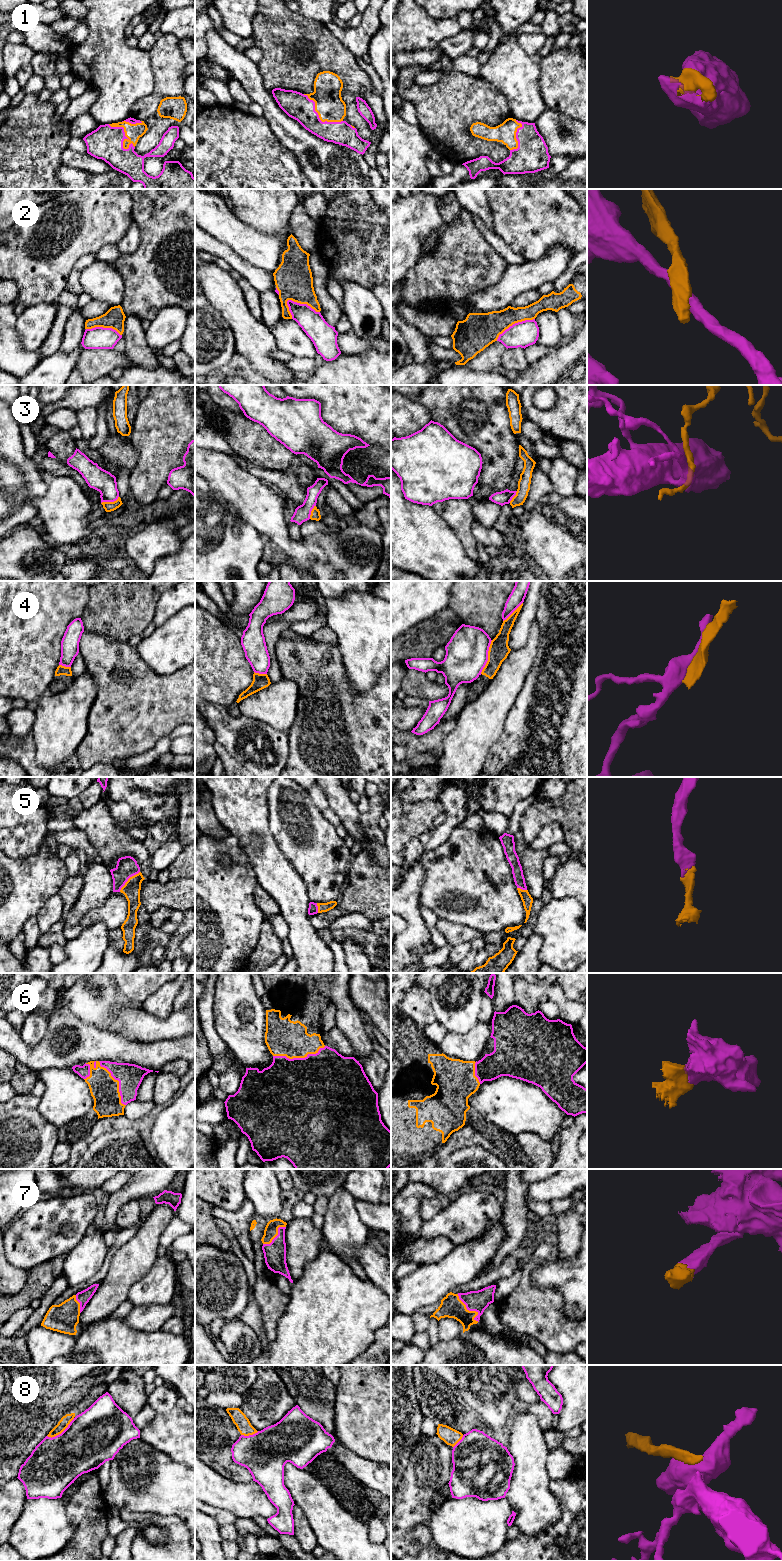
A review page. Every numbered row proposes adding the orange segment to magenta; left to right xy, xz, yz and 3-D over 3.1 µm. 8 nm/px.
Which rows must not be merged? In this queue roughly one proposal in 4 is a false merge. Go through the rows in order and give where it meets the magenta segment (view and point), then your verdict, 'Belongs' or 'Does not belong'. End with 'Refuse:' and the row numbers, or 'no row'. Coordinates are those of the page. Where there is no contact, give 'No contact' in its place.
1: Touches magenta at xy (126, 137). Belongs
2: Touches magenta at xz (303, 304). Does not belong
3: Touches magenta at xy (110, 501). Does not belong
4: Touches magenta at yz (487, 657). Does not belong
5: Touches magenta at xy (127, 880). Belongs
6: Touches magenta at xz (299, 1058). Belongs
7: Touches magenta at yz (470, 1310). Belongs
8: Touches magenta at xy (62, 1432). Does not belong
Refuse: 2, 3, 4, 8

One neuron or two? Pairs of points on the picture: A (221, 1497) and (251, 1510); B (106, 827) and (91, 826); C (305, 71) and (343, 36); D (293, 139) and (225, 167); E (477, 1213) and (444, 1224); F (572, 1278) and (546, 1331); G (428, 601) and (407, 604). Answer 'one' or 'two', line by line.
A: one
B: one
C: two
D: two
E: one
F: two
G: one

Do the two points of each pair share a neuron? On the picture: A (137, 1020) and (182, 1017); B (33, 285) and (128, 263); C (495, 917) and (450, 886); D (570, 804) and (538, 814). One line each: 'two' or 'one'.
A: one
B: two
C: one
D: one

